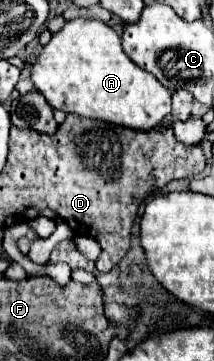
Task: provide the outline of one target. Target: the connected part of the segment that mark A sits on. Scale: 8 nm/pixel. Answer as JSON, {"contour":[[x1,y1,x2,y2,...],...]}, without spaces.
{"contour":[[75,18,65,22,65,26,53,34,49,44,37,56,37,62,31,66,31,78,35,88,47,98,47,102,63,110,65,114,77,114,85,118,95,118,103,122,113,122,133,130,149,130,157,126,171,112,171,92,157,82,155,76,141,70,121,48,119,34,101,20]]}

